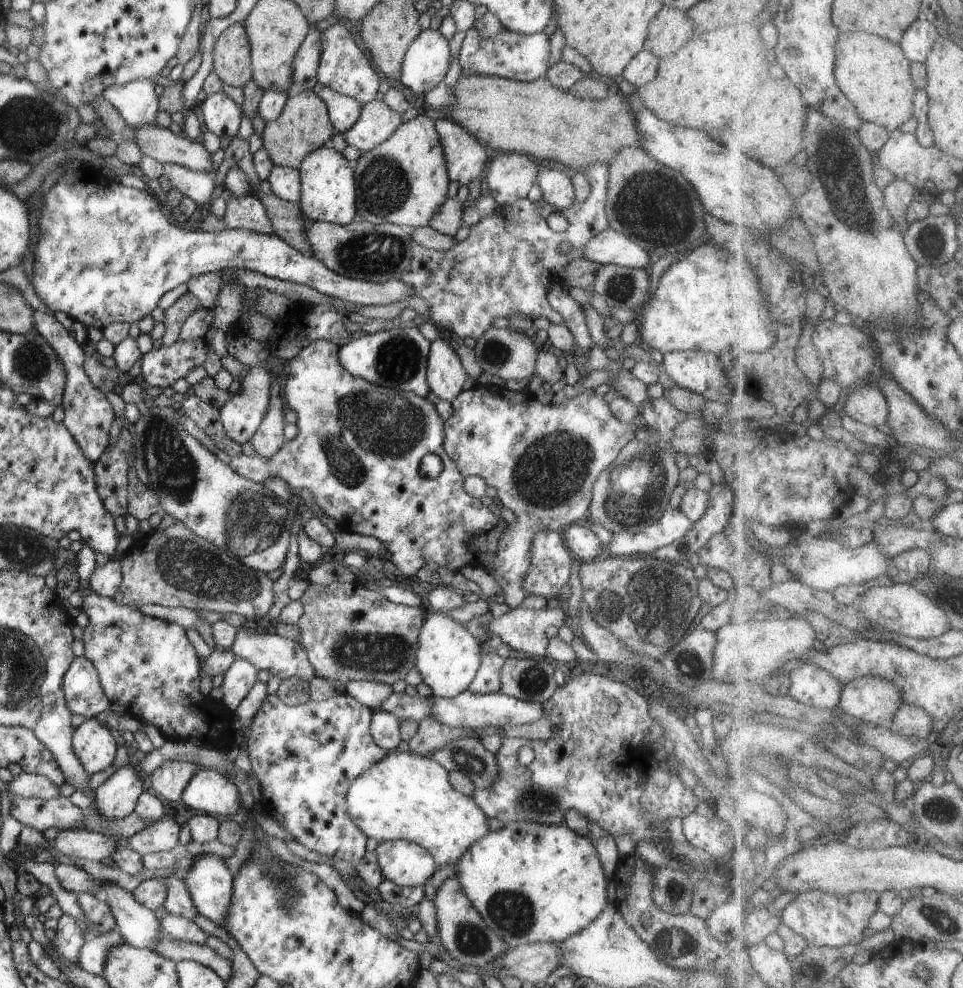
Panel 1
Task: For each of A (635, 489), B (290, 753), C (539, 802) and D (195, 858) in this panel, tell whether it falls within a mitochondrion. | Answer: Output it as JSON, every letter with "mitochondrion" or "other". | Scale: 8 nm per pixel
{"A":"mitochondrion","B":"mitochondrion","C":"mitochondrion","D":"other"}

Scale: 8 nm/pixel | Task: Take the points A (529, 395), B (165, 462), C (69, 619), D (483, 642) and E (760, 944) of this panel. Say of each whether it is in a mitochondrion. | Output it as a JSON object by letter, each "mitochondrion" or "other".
{"A":"other","B":"mitochondrion","C":"other","D":"other","E":"other"}

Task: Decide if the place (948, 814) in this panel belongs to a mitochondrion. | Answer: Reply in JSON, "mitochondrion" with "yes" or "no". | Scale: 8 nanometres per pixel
{"mitochondrion":"yes"}

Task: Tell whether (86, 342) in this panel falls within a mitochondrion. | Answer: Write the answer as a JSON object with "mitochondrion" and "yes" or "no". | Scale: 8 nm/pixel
{"mitochondrion":"no"}

